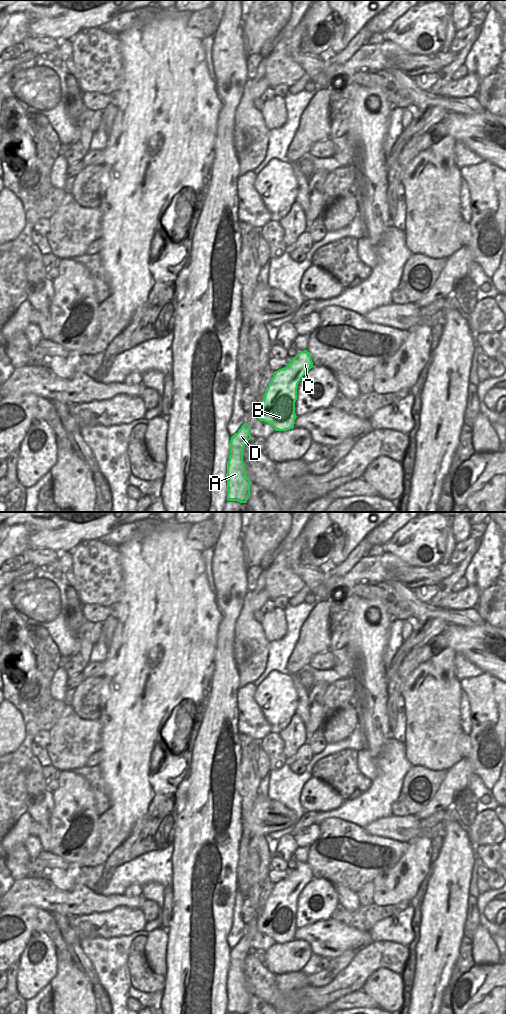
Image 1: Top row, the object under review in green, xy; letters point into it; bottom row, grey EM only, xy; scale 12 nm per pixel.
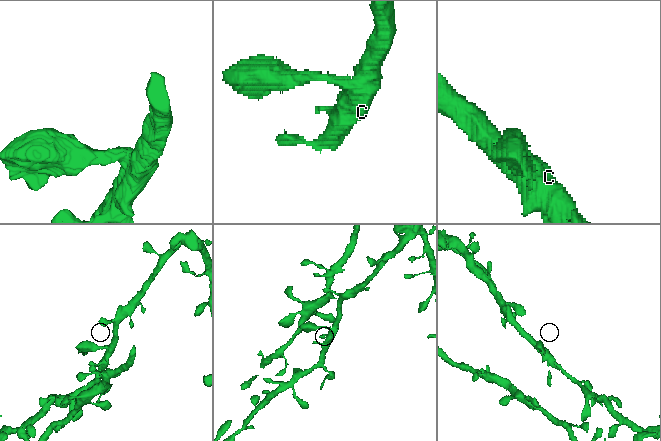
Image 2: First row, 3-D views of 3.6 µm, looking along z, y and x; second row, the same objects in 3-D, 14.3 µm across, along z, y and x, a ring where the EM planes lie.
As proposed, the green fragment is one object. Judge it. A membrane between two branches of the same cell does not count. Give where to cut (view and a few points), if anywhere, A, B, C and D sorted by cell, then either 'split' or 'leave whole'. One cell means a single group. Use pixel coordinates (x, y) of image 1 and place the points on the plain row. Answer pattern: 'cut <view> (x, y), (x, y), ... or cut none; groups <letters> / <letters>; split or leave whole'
cut none; groups A B C D; leave whole

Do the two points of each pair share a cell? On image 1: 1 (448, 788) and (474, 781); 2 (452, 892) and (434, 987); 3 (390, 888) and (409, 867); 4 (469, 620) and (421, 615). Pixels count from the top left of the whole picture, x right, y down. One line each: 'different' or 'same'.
1: different
2: same
3: same
4: same

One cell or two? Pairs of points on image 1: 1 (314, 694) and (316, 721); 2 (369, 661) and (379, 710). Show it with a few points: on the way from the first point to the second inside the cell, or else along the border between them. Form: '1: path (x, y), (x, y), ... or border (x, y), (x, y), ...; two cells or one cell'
1: path (316, 701), (316, 714); one cell
2: path (369, 673), (370, 688), (378, 698); one cell

